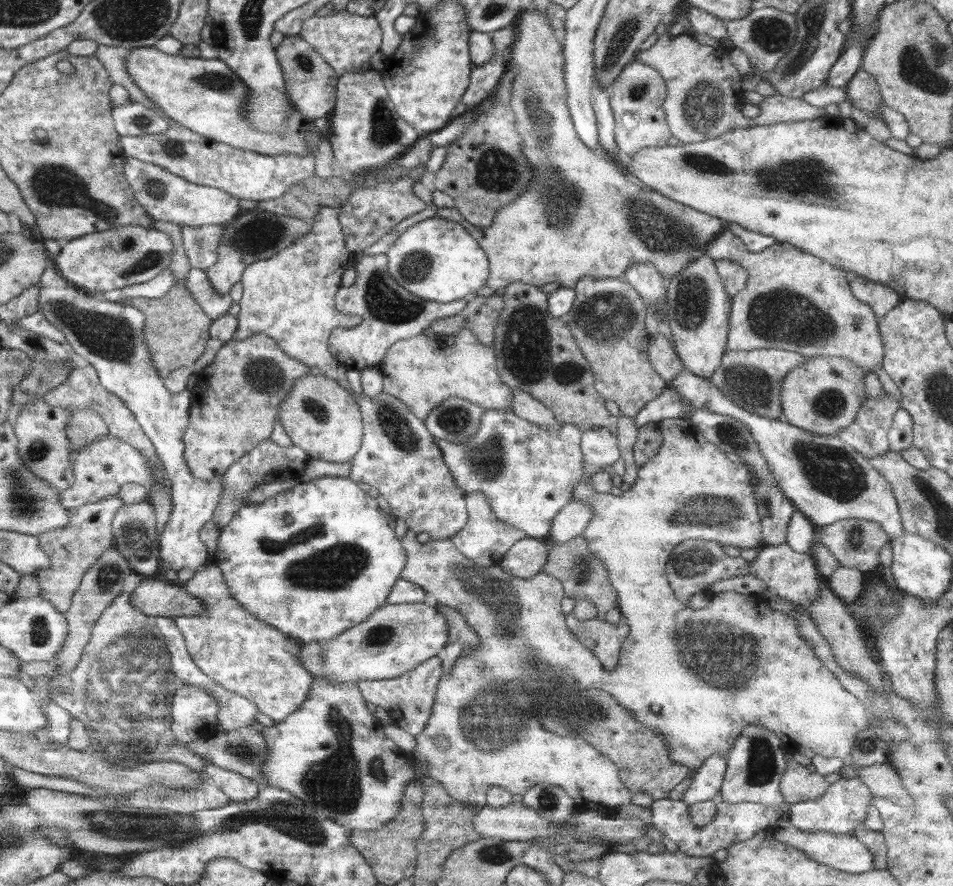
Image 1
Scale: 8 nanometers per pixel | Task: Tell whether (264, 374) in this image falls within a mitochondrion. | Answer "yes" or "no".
yes

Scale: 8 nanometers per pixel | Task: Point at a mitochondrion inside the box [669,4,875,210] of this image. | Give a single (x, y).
(706, 104)

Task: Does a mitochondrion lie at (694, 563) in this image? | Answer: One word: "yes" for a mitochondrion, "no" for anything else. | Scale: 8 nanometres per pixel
yes

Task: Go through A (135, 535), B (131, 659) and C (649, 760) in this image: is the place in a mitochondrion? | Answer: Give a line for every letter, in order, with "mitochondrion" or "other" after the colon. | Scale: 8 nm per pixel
A: mitochondrion
B: mitochondrion
C: other

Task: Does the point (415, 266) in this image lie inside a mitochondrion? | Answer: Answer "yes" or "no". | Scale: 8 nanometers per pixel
yes

